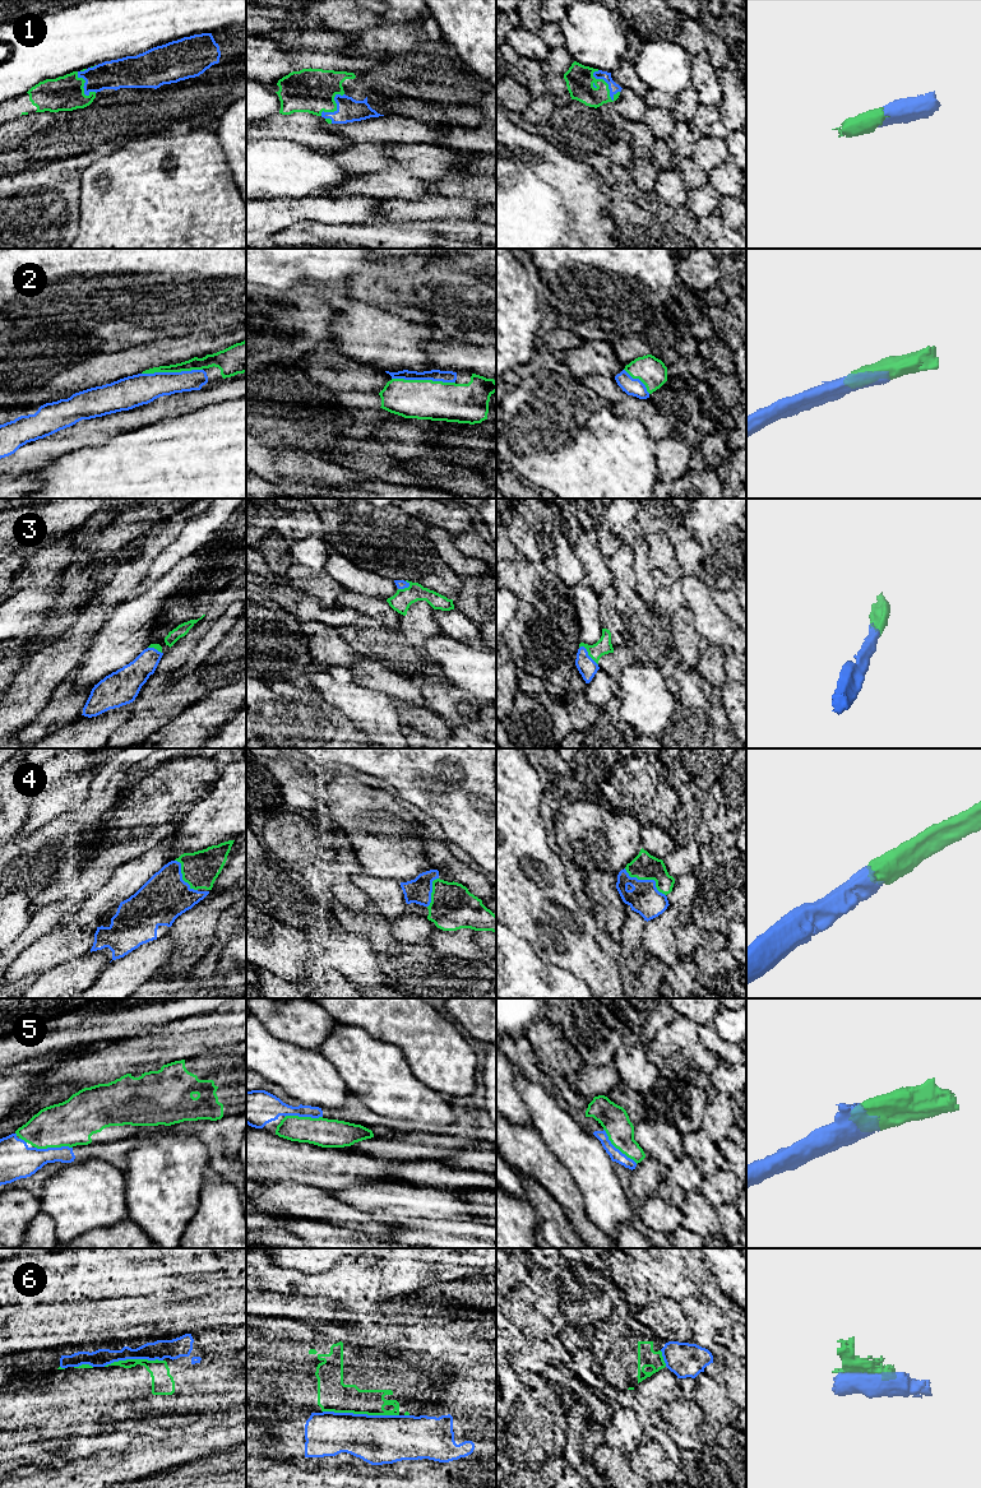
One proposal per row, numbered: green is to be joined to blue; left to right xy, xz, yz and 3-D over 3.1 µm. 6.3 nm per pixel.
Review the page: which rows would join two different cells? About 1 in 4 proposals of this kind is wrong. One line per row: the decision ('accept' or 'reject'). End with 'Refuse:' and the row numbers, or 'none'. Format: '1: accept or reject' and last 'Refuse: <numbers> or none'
1: accept
2: accept
3: accept
4: accept
5: accept
6: reject
Refuse: 6

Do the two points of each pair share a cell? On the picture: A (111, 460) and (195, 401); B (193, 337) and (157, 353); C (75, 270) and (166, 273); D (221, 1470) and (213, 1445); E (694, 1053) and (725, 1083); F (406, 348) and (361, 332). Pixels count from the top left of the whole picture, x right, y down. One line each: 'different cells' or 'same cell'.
A: different cells
B: same cell
C: same cell
D: different cells
E: different cells
F: same cell

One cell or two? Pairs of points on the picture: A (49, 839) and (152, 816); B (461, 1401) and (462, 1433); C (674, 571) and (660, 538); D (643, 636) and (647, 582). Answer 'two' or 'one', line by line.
A: one
B: two
C: one
D: two

